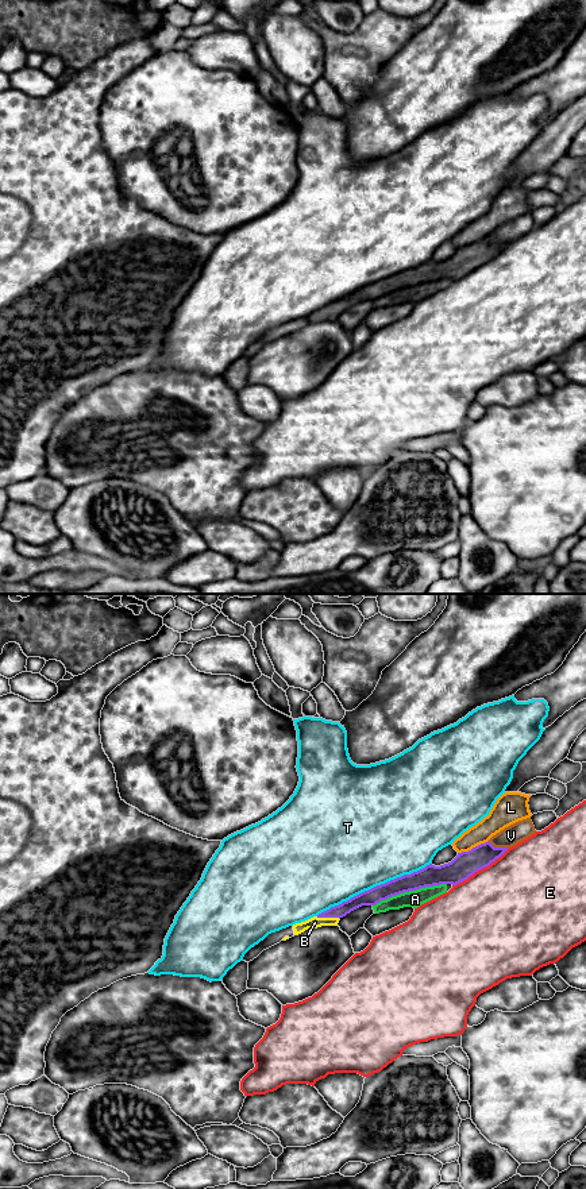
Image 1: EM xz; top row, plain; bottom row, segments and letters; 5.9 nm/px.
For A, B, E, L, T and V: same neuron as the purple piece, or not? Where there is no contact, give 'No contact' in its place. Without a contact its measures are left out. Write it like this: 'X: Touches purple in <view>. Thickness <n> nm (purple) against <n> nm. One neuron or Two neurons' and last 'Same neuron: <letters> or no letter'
A: Touches purple in xz. Thickness 120 nm (purple) against 100 nm. Two neurons
B: Touches purple in xz. Thickness 80 nm (purple) against 70 nm. One neuron
E: Touches purple in xz. Thickness 150 nm (purple) against 500 nm. Two neurons
L: Touches purple in xz. Thickness 150 nm (purple) against 140 nm. Two neurons
T: Touches purple in xz. Thickness 100 nm (purple) against 500 nm. Two neurons
V: Touches purple in xz. Thickness 150 nm (purple) against 120 nm. Two neurons
Same neuron: B

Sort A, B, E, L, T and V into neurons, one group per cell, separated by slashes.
A / B / E / L / T / V

